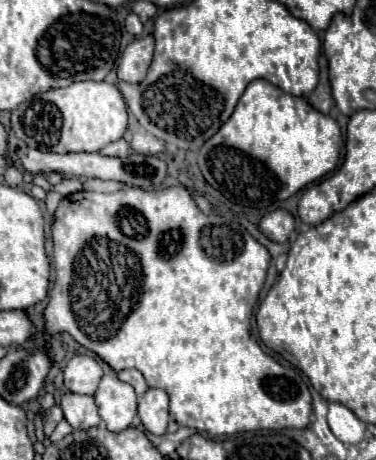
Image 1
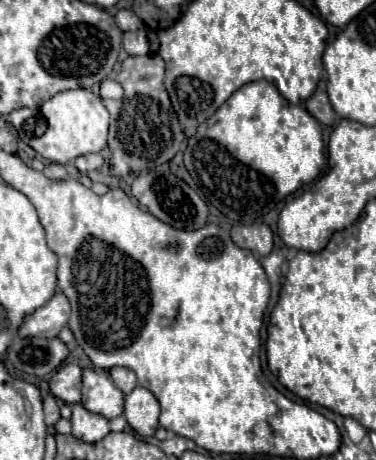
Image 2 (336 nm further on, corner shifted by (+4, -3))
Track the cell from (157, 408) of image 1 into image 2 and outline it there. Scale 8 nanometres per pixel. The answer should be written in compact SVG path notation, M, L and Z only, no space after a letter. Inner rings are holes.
M136 386L134 392L126 396L124 416L126 416L128 424L140 436L154 436L154 432L158 428L160 404L150 390L146 390L142 386Z

